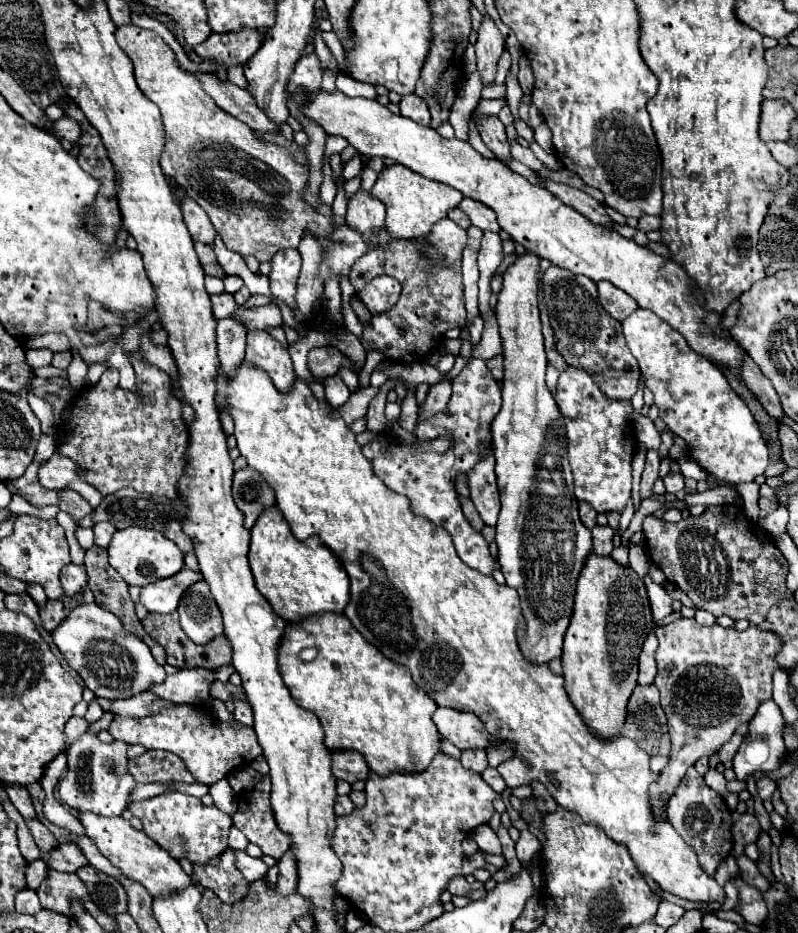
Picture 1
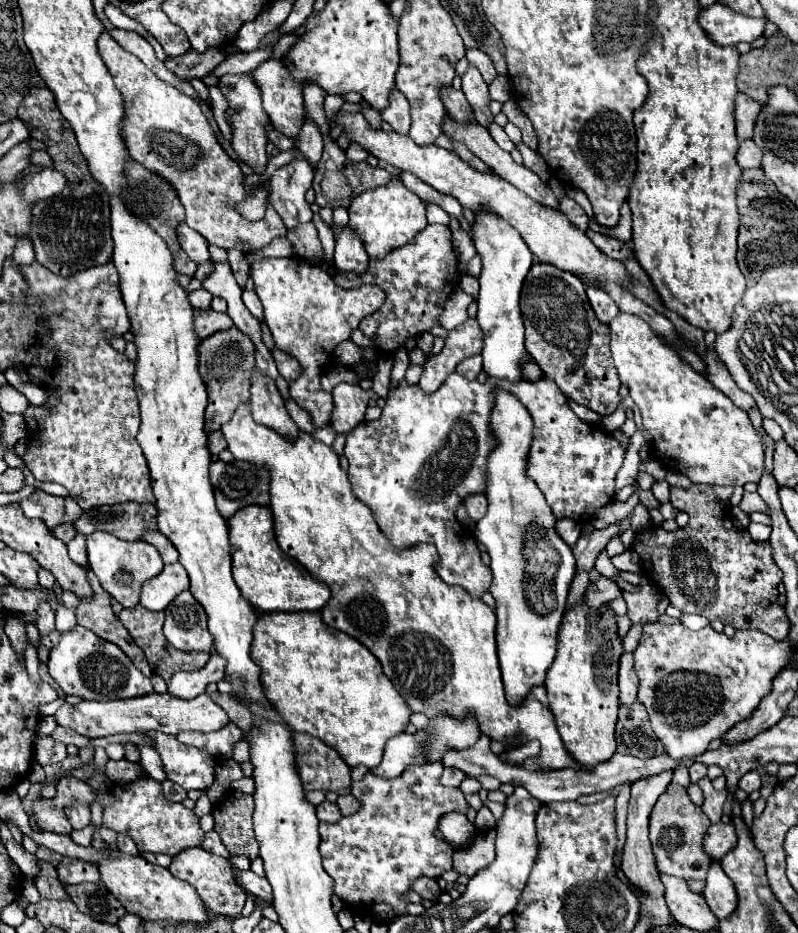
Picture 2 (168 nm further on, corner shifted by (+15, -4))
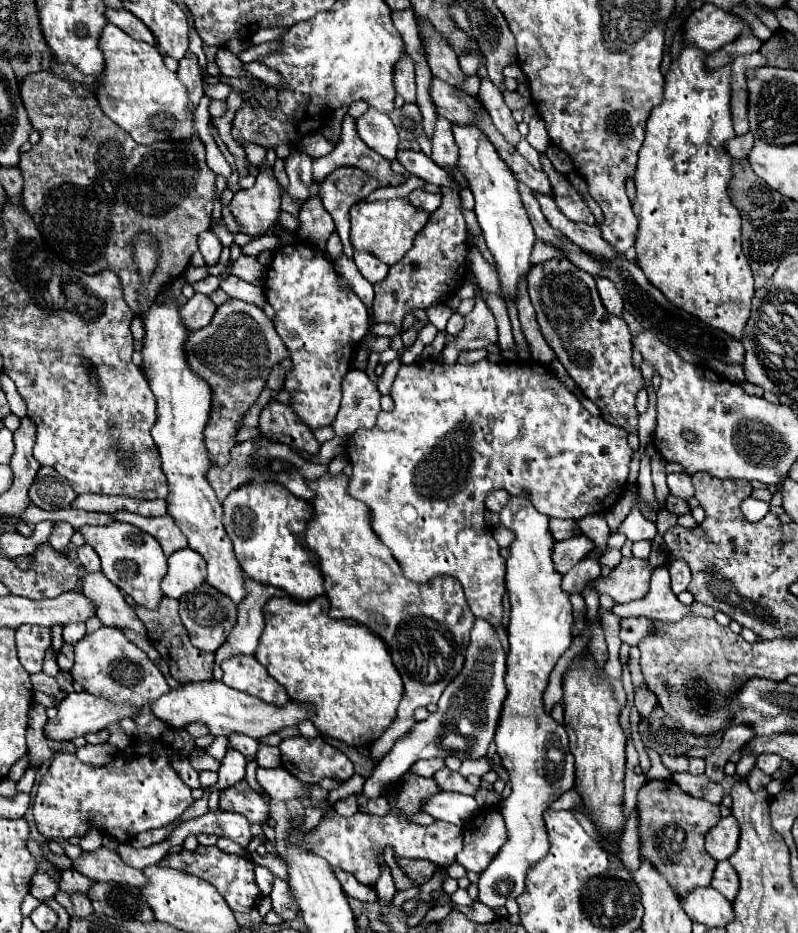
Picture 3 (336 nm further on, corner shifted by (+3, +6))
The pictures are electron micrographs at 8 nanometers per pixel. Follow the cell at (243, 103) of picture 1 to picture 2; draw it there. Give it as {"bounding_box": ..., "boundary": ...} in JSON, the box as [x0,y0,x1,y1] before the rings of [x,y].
{"bounding_box":[111,29,199,99],"boundary":[[[113,29],[111,35],[113,35],[127,51],[131,51],[133,55],[137,55],[137,57],[147,65],[147,69],[151,69],[161,81],[165,81],[165,83],[177,87],[181,93],[185,93],[185,95],[189,95],[189,97],[193,97],[193,99],[199,99],[197,91],[195,91],[187,81],[179,79],[173,71],[169,71],[169,69],[165,67],[163,61],[157,59],[153,47],[151,47],[141,35],[131,33],[131,31],[123,31],[123,29]]]}

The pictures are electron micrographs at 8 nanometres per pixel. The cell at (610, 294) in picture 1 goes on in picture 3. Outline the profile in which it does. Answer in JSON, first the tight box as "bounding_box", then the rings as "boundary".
{"bounding_box":[597,277,623,315],"boundary":[[[597,277],[597,291],[599,291],[599,297],[601,297],[605,309],[611,315],[621,315],[623,301],[621,301],[621,295],[617,293],[617,287],[611,281],[605,281],[603,277]]]}

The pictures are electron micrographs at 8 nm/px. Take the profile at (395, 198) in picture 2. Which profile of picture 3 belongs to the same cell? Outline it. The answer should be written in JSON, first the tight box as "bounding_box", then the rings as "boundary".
{"bounding_box":[351,199,429,265],"boundary":[[[405,199],[377,201],[377,203],[355,203],[351,207],[351,245],[355,251],[375,255],[385,265],[397,263],[413,245],[415,235],[425,227],[429,213],[413,209]]]}

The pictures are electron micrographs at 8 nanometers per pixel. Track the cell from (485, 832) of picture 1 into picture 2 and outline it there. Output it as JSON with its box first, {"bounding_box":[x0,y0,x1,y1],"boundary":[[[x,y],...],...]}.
{"bounding_box":[441,815,475,847],"boundary":[[[445,815],[445,819],[441,819],[441,833],[449,845],[463,847],[473,841],[475,827],[465,815]]]}

